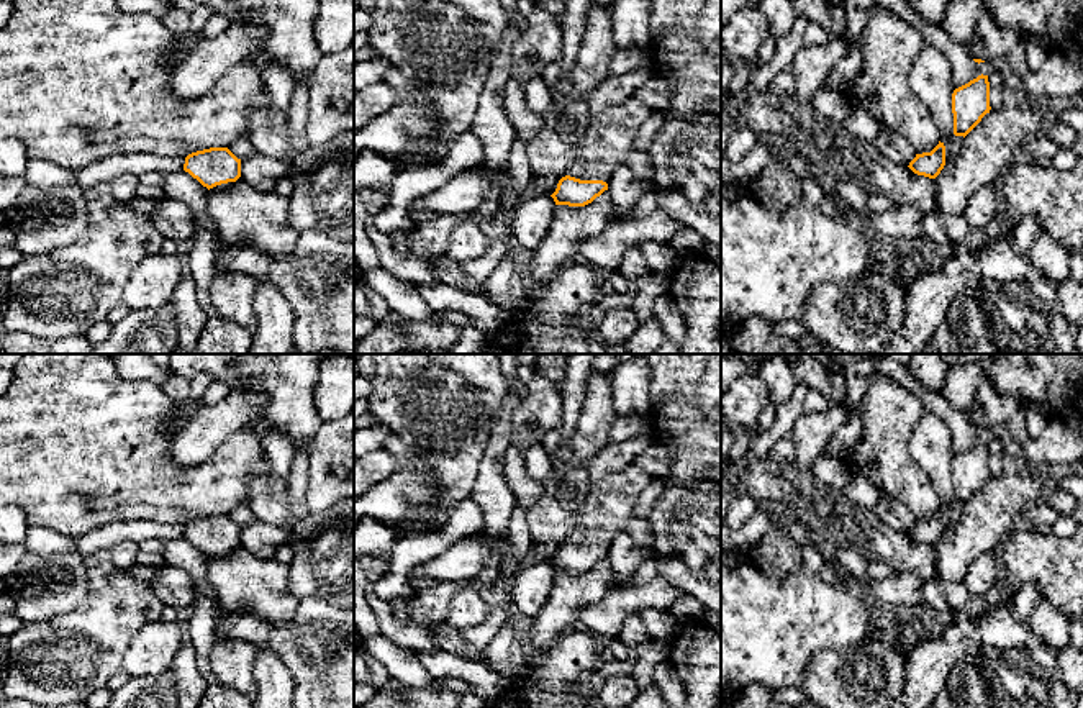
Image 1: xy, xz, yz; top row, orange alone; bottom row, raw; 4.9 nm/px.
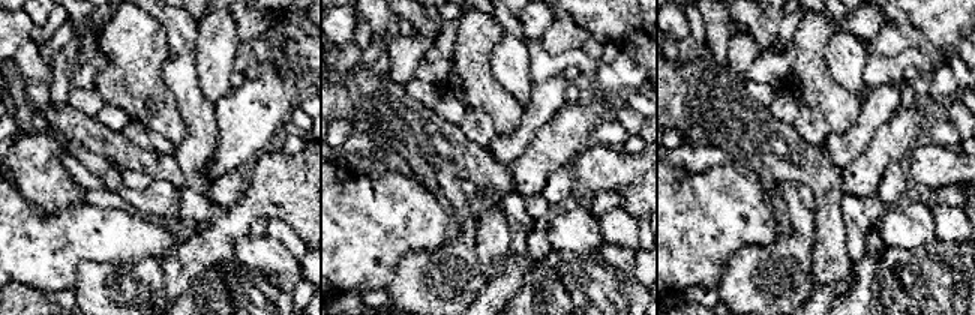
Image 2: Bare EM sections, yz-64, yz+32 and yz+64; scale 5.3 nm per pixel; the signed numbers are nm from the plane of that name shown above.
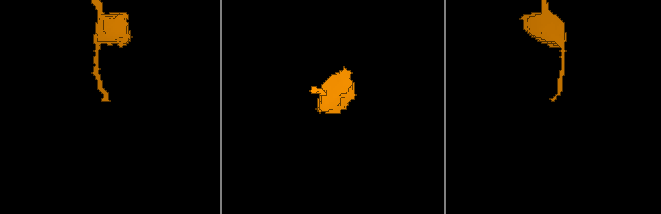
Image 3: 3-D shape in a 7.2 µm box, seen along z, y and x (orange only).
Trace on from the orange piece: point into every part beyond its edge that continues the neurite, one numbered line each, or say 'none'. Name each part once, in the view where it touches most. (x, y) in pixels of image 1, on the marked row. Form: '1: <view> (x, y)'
1: xz (610, 136)

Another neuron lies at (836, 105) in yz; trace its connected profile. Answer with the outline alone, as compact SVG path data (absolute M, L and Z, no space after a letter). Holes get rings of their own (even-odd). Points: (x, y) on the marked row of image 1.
M821 88L813 102L814 108L831 118L834 123L844 125L850 111L849 97L842 92Z

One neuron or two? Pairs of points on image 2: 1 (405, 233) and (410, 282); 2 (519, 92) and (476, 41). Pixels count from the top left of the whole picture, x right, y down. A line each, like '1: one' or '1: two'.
1: two
2: two

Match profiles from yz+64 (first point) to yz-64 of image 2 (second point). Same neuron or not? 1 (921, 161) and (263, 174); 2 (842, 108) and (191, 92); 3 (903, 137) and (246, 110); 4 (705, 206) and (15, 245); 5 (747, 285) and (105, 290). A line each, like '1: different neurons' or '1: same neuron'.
1: same neuron
2: different neurons
3: same neuron
4: same neuron
5: same neuron

